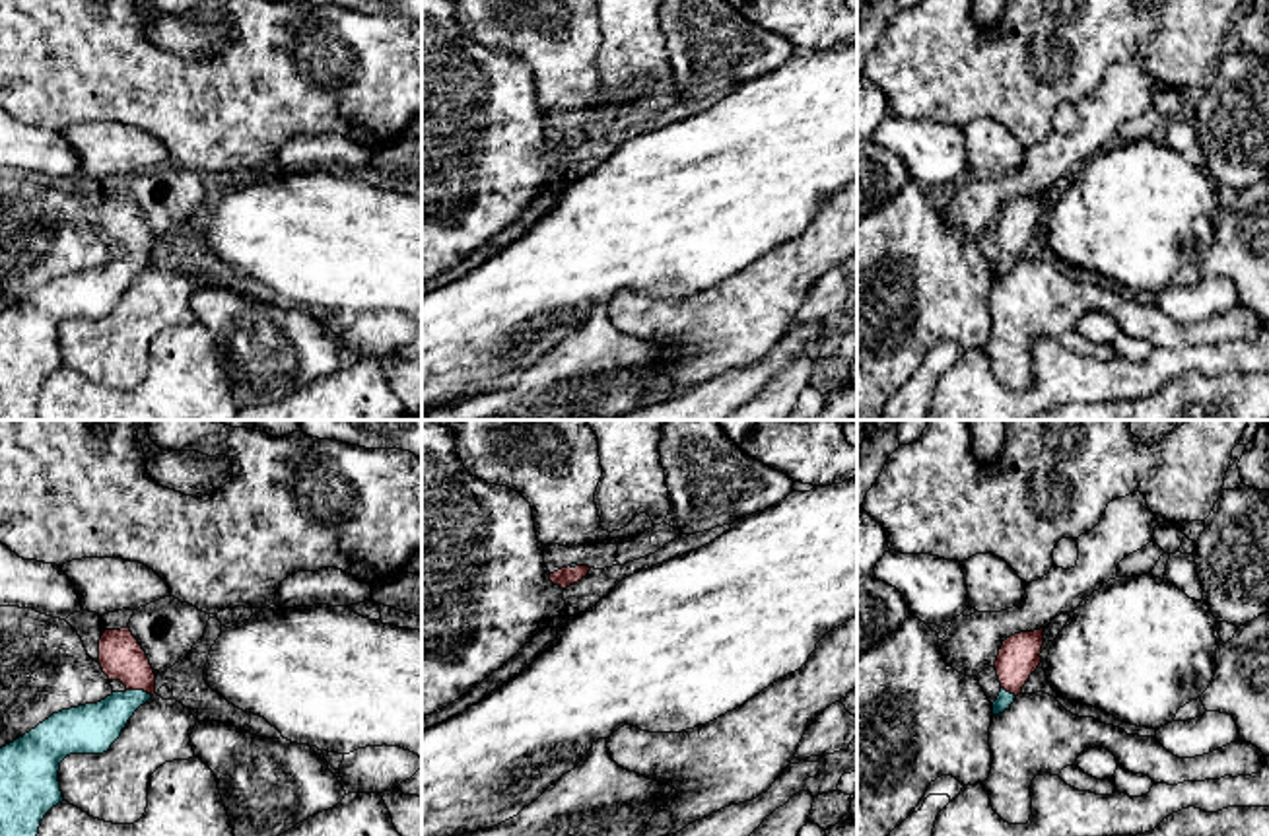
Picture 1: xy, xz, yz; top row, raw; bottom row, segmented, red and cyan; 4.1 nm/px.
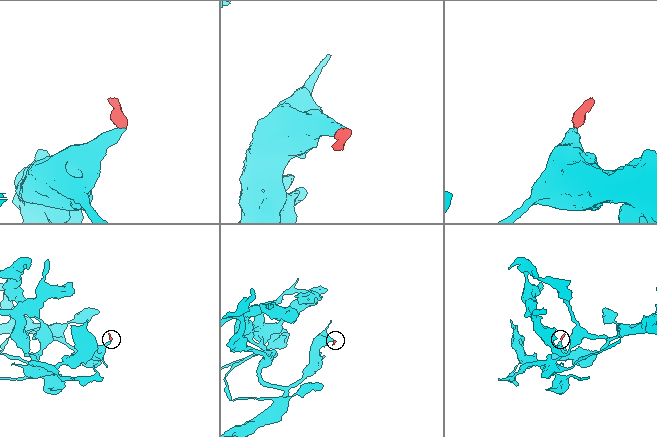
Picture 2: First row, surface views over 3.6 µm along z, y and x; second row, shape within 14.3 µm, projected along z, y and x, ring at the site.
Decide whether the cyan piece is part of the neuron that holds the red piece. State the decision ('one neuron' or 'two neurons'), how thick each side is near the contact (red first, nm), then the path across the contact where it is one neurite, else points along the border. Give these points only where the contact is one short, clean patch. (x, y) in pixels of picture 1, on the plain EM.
one neuron; calibres 190 and 200 nm; way xy (121, 222), (137, 238), (140, 253), (94, 292)

